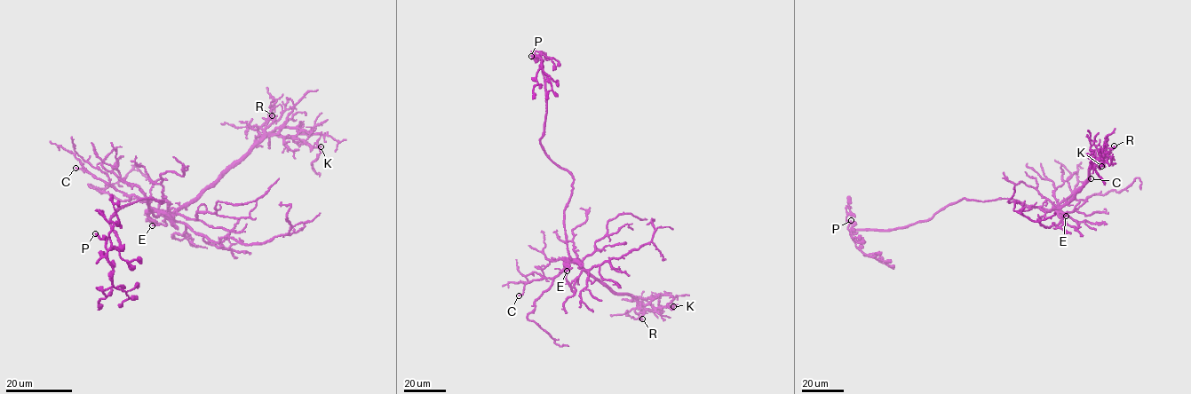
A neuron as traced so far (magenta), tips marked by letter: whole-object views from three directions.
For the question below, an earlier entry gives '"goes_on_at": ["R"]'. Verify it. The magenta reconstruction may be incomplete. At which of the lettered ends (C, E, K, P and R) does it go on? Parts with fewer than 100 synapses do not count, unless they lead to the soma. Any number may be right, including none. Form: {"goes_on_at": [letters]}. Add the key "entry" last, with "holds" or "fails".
{"goes_on_at": ["E"], "entry": "fails"}

